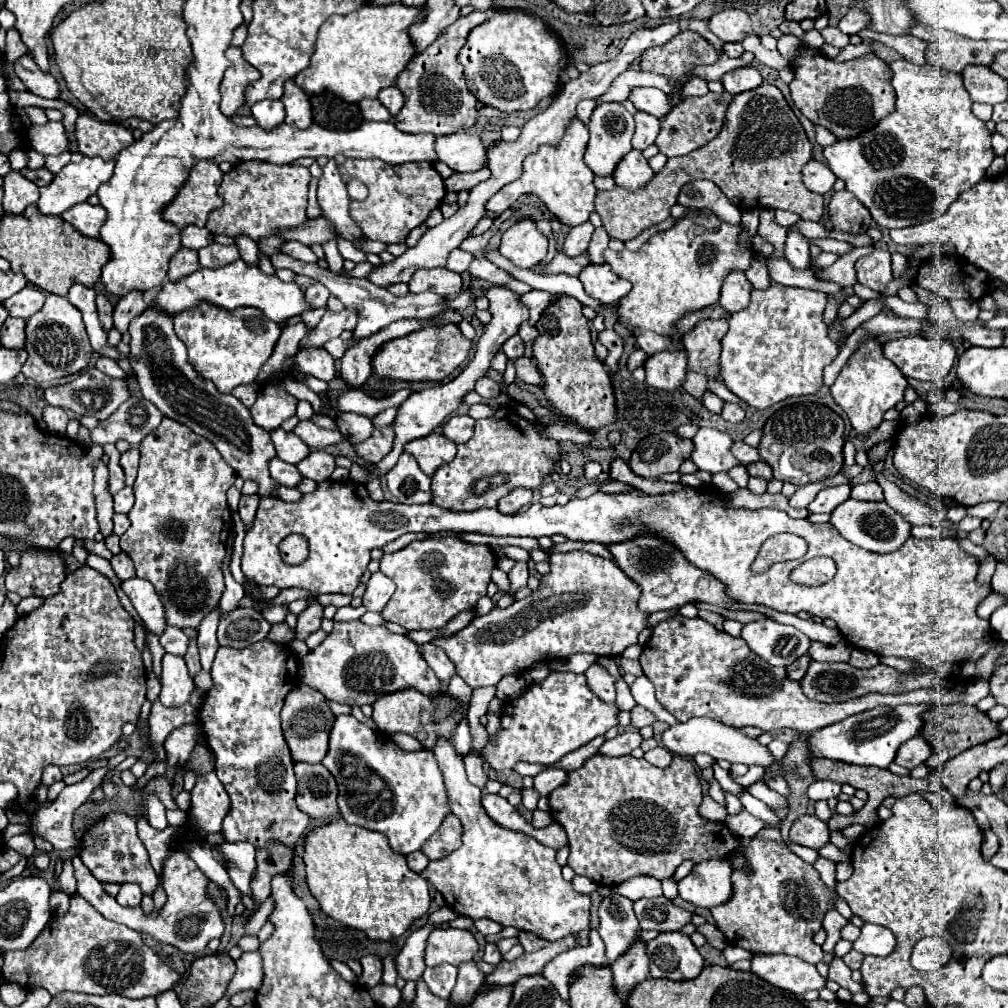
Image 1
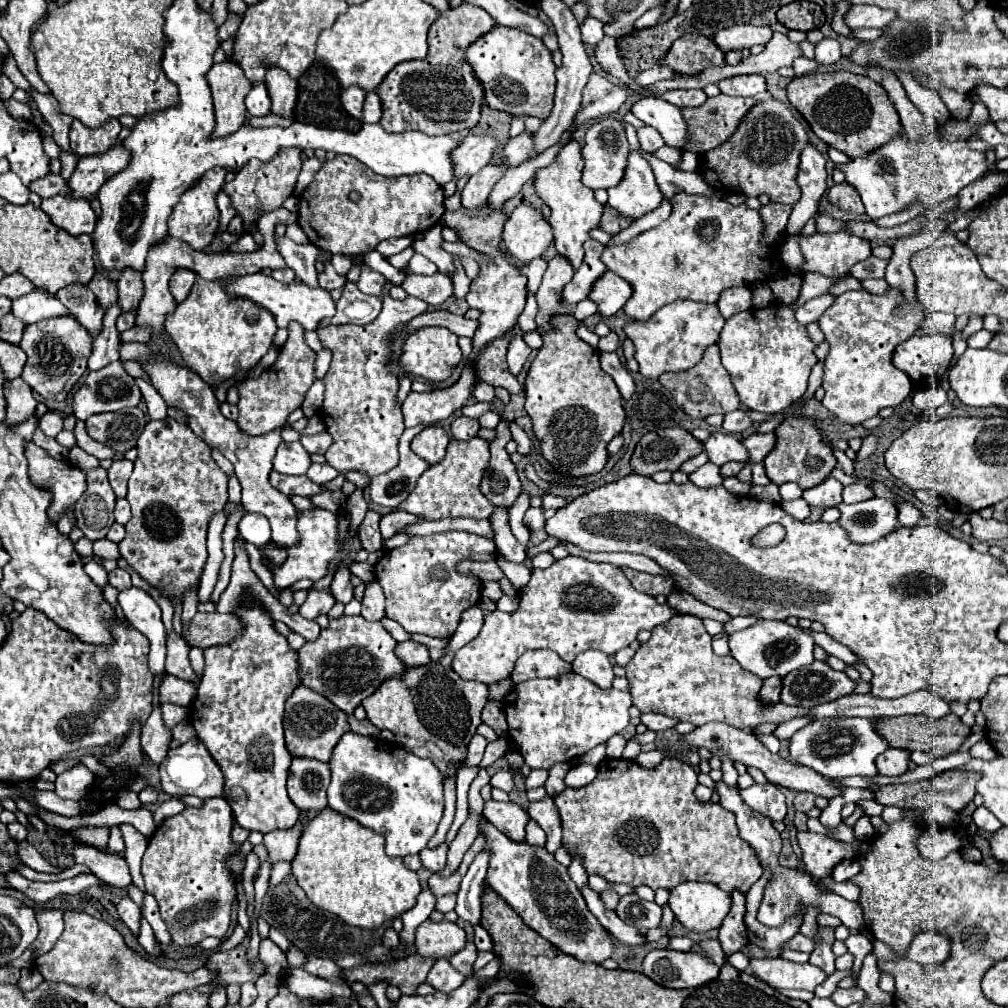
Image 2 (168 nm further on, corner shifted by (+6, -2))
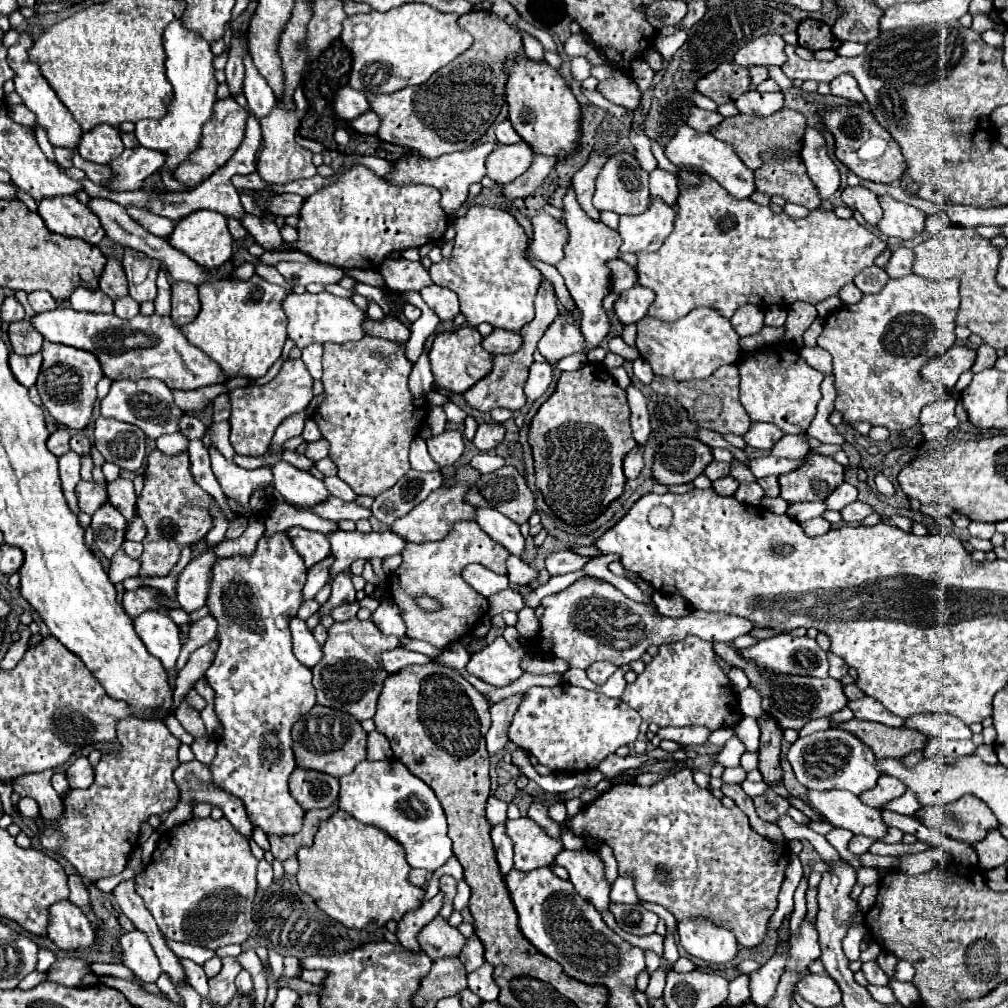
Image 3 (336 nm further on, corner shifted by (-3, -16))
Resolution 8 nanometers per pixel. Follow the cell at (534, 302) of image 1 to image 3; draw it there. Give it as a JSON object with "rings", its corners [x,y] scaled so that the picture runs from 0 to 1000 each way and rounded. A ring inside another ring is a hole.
{"rings":[[[607,258],[607,290],[619,290],[627,284],[631,284],[631,268],[629,264],[621,262],[619,258]]]}

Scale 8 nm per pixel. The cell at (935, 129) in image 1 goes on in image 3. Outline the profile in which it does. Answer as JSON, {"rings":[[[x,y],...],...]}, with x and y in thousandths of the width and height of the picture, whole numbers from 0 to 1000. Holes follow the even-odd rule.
{"rings":[[[883,194],[871,196],[877,206],[877,216],[873,218],[871,226],[877,234],[887,234],[893,238],[909,236],[917,228],[919,212],[903,202],[885,198]]]}

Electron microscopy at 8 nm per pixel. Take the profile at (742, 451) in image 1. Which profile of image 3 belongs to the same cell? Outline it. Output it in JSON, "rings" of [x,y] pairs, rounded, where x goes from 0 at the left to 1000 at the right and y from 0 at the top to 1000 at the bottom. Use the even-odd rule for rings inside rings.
{"rings":[[[780,431],[766,444],[766,452],[772,452],[772,454],[798,454],[802,448],[804,448],[804,440],[798,431],[792,431],[792,433]]]}

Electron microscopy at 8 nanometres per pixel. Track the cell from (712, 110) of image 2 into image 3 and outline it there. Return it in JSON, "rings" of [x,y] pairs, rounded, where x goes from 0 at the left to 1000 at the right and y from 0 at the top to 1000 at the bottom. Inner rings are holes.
{"rings":[[[776,107],[774,111],[762,115],[762,117],[752,117],[752,115],[742,115],[742,113],[732,113],[726,117],[720,117],[706,133],[714,139],[718,139],[720,143],[728,145],[728,149],[732,151],[734,159],[744,167],[744,169],[752,169],[758,159],[754,153],[786,153],[786,151],[794,151],[796,149],[796,135],[800,131],[800,117],[798,113],[790,111],[790,109],[782,109]]]}

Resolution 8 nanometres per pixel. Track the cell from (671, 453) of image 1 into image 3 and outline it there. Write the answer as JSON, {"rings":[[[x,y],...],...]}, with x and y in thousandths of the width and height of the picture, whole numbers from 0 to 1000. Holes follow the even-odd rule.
{"rings":[[[683,433],[665,435],[655,442],[647,470],[649,476],[659,482],[683,480],[694,472],[706,456],[706,444],[694,437]]]}

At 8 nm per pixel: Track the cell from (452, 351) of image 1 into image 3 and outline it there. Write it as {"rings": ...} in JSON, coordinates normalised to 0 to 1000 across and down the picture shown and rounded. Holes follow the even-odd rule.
{"rings":[[[458,323],[450,329],[435,331],[427,345],[427,359],[429,359],[429,371],[433,383],[444,385],[446,389],[452,391],[460,391],[464,385],[468,385],[472,379],[484,373],[484,369],[488,367],[488,357],[490,351],[484,351],[478,345],[478,331],[466,323]]]}

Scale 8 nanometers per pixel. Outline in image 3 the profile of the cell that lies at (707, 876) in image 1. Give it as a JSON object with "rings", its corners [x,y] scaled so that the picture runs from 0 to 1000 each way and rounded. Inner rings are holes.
{"rings":[[[700,911],[673,915],[673,927],[677,940],[683,946],[704,956],[722,956],[732,944],[728,927]]]}

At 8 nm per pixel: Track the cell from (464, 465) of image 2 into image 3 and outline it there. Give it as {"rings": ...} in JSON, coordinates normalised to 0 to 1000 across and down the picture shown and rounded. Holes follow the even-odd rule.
{"rings":[[[458,462],[452,468],[452,472],[456,476],[454,482],[450,482],[450,484],[435,484],[433,488],[429,488],[419,500],[415,500],[413,504],[409,504],[403,512],[395,514],[389,520],[389,528],[395,530],[397,534],[405,536],[405,538],[419,540],[419,538],[427,538],[427,536],[438,536],[448,526],[448,522],[454,516],[470,516],[472,504],[460,498],[460,488],[476,474],[476,470],[470,464],[466,464],[466,462]]]}

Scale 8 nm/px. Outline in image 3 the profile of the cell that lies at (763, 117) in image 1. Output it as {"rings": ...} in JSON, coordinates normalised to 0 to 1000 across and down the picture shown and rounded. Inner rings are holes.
{"rings":[[[788,153],[786,157],[766,157],[760,159],[756,167],[750,171],[750,188],[758,192],[774,192],[782,200],[800,204],[802,208],[810,208],[813,204],[813,192],[810,190],[810,185],[800,173],[798,161],[794,153]]]}

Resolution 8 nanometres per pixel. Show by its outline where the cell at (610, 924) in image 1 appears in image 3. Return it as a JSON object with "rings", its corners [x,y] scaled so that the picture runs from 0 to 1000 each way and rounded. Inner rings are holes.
{"rings":[[[613,867],[613,871],[611,871],[609,877],[607,877],[605,893],[617,895],[617,897],[631,897],[631,895],[633,895],[627,869],[623,869],[623,867]]]}

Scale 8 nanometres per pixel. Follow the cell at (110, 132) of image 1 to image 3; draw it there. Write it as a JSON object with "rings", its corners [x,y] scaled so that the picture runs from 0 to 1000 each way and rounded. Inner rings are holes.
{"rings":[[[99,123],[89,131],[81,133],[81,139],[77,145],[79,155],[95,163],[107,163],[111,157],[119,155],[121,149],[123,149],[123,143],[119,139],[119,129],[105,123]]]}

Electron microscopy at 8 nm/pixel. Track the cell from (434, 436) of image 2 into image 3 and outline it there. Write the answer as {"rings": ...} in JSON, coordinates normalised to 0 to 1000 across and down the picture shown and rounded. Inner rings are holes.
{"rings":[[[440,427],[437,433],[429,433],[423,440],[425,440],[427,454],[437,464],[450,460],[458,452],[458,448],[460,448],[458,431],[454,427]]]}

